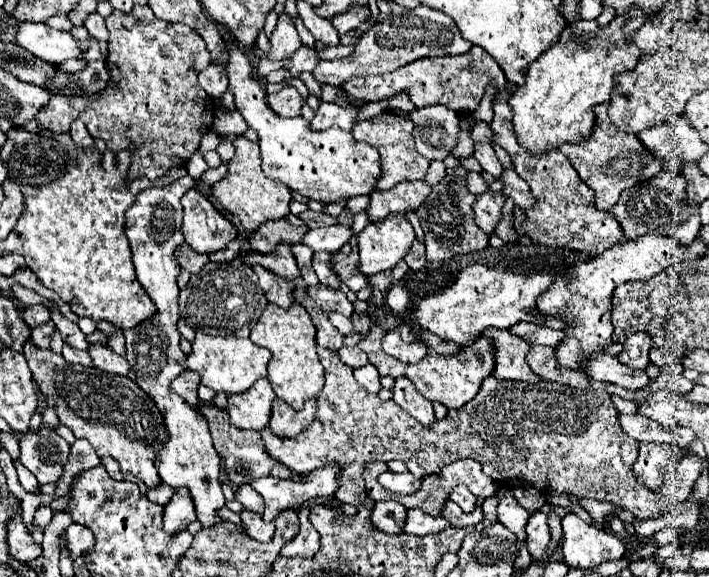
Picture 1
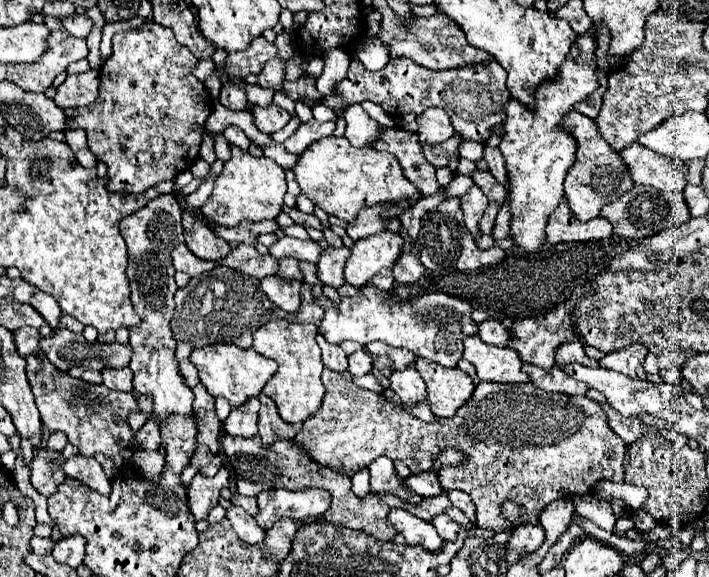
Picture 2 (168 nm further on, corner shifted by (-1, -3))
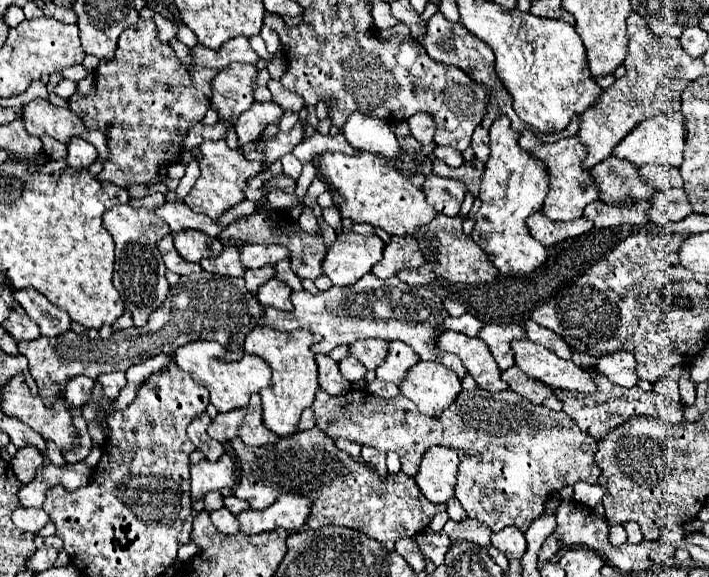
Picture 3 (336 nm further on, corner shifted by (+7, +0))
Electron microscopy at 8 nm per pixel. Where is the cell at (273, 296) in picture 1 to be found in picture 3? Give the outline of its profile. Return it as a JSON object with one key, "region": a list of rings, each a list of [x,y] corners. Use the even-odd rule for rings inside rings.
{"region":[[[271,279],[265,285],[261,285],[259,291],[257,291],[257,299],[265,307],[275,307],[275,309],[281,309],[281,311],[293,309],[291,287],[283,281],[279,281],[279,279]]]}

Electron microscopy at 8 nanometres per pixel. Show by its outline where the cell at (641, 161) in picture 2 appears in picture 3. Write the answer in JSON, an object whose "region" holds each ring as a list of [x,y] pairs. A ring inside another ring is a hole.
{"region":[[[615,155],[607,157],[605,161],[593,167],[595,181],[599,181],[601,197],[607,203],[621,203],[623,199],[631,197],[635,201],[649,199],[657,193],[651,185],[647,185],[641,175],[639,167],[627,159],[619,159]]]}

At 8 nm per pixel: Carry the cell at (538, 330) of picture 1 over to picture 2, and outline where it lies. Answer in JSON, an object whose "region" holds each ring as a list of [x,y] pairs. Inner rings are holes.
{"region":[[[485,320],[485,322],[479,322],[479,332],[483,342],[487,344],[495,344],[495,346],[507,346],[507,340],[511,338],[507,326],[503,326],[501,322],[497,320]]]}

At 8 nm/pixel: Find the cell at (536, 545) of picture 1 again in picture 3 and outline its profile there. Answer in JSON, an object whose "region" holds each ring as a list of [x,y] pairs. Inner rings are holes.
{"region":[[[509,525],[509,527],[493,533],[491,545],[495,549],[499,549],[507,559],[521,559],[527,549],[525,535],[519,529],[515,529],[515,525]]]}

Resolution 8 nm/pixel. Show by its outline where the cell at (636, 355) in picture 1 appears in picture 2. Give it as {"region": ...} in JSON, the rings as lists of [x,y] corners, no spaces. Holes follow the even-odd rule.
{"region":[[[631,344],[625,350],[619,350],[619,352],[603,356],[599,360],[599,364],[603,368],[617,370],[617,372],[633,378],[633,380],[645,380],[645,376],[647,376],[645,370],[643,370],[645,356],[647,356],[647,348],[643,344]]]}

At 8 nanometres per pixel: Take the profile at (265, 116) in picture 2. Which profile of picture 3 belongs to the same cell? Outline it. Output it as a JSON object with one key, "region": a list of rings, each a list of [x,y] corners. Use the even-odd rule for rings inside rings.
{"region":[[[253,103],[251,109],[241,113],[235,119],[235,131],[239,135],[239,145],[247,145],[261,137],[267,125],[277,123],[283,115],[283,109],[277,103]]]}

